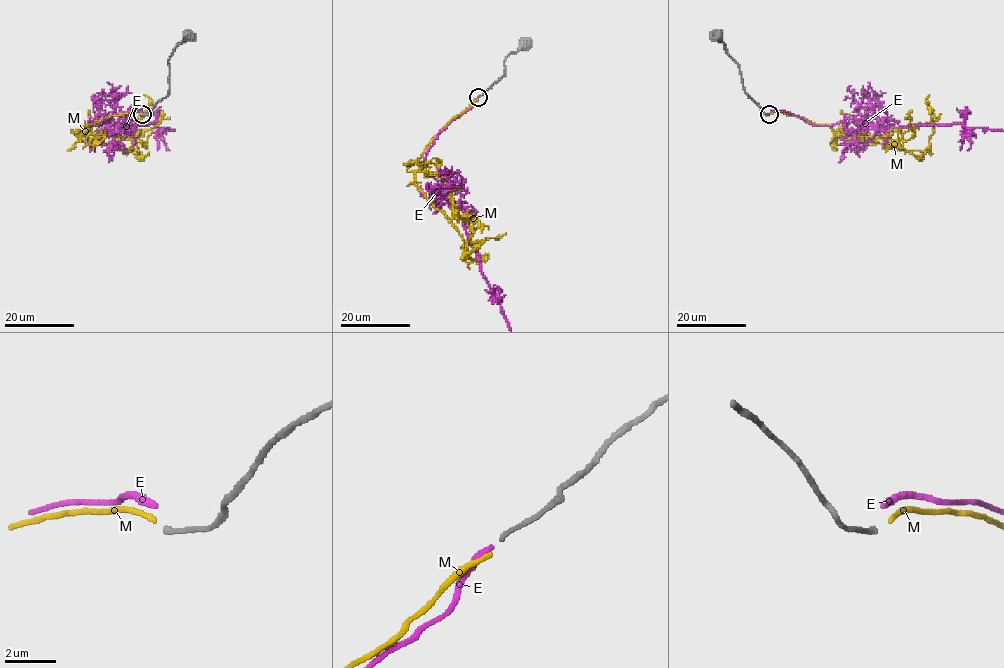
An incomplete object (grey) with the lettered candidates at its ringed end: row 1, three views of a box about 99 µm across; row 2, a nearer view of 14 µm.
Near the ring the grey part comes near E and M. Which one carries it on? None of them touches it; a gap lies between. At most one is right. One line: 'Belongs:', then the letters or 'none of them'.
Belongs: none of them

